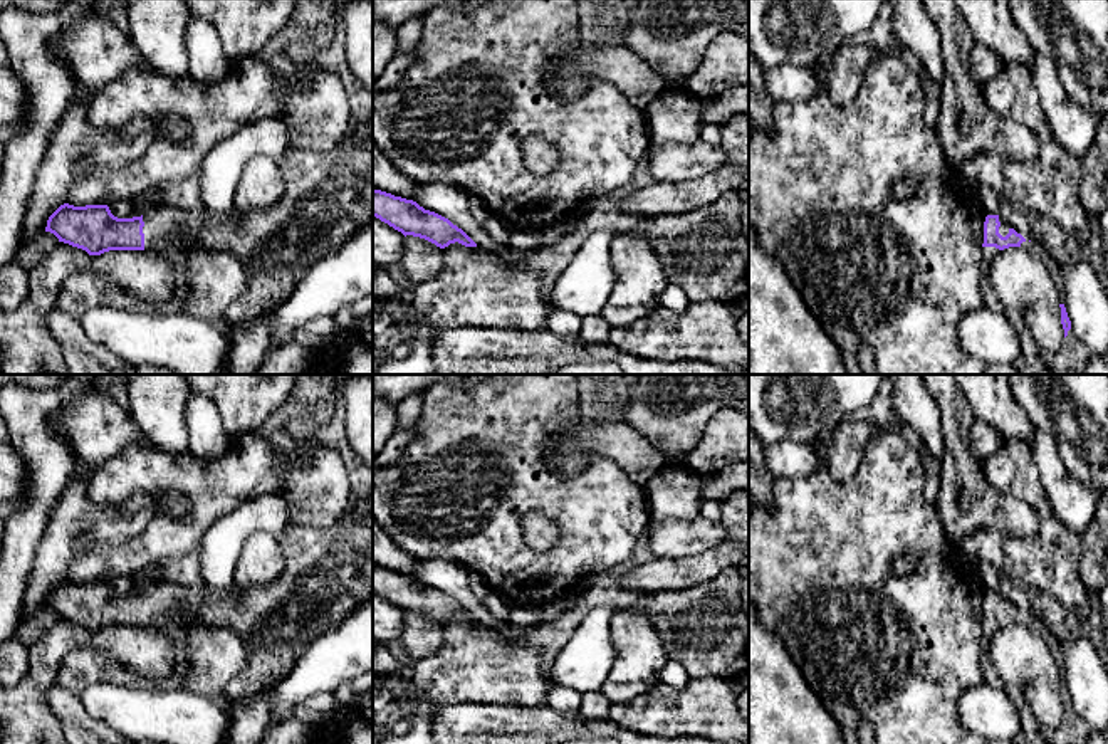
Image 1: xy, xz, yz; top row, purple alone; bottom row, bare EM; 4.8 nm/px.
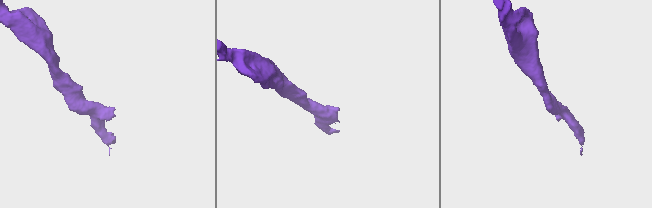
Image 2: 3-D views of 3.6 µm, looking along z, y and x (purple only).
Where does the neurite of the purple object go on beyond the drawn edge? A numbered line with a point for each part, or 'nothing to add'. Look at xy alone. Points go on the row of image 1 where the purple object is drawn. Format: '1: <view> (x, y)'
1: xy (328, 197)

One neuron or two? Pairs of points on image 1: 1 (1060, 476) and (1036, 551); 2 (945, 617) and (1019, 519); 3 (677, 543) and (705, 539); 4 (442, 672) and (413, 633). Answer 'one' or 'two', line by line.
1: two
2: two
3: one
4: two

